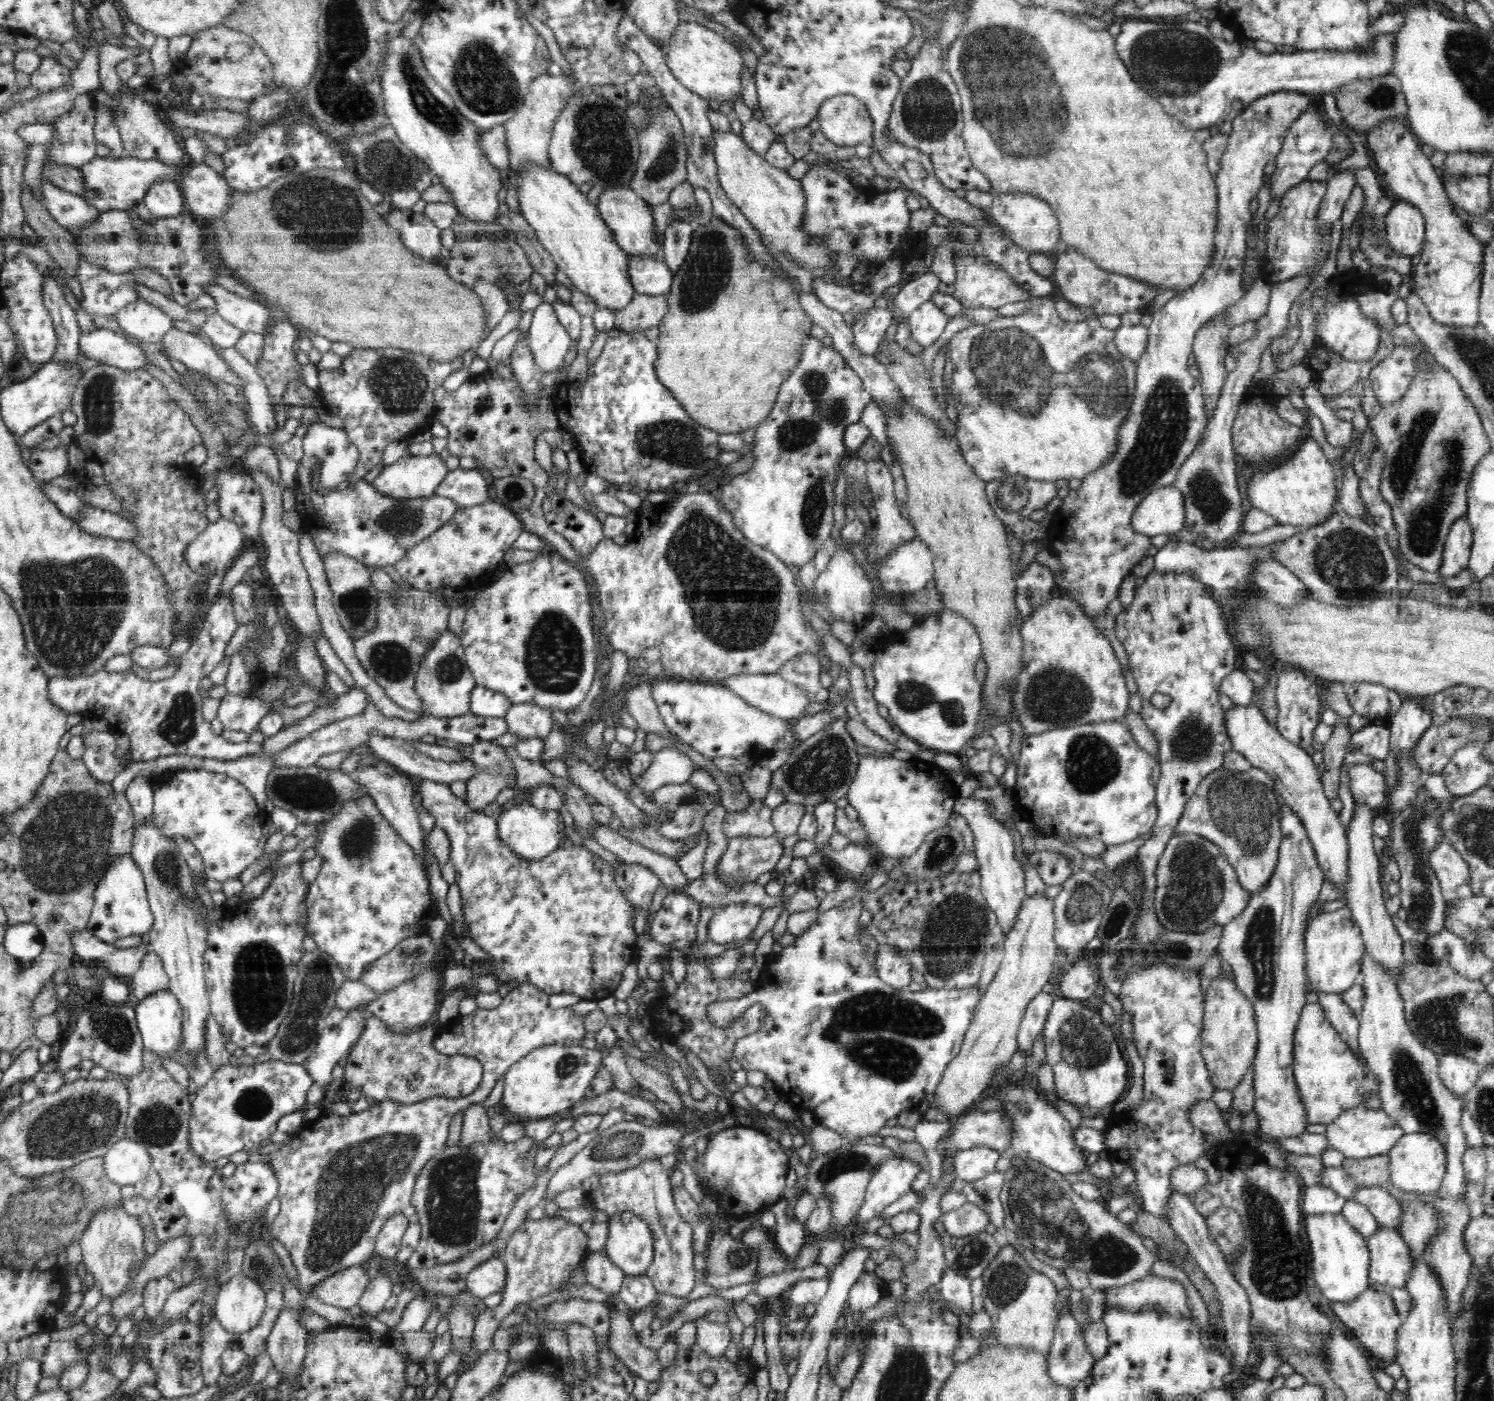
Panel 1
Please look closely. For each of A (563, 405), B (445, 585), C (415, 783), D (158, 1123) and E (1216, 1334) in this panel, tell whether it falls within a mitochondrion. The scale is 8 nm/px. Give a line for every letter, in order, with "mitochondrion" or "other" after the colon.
A: other
B: other
C: other
D: mitochondrion
E: other

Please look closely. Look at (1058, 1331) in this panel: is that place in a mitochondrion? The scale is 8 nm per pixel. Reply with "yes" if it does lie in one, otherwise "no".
no

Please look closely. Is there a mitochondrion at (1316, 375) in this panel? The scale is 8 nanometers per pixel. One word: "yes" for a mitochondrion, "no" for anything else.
no

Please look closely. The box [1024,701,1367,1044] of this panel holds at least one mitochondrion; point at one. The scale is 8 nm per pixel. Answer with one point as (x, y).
(1196, 888)

